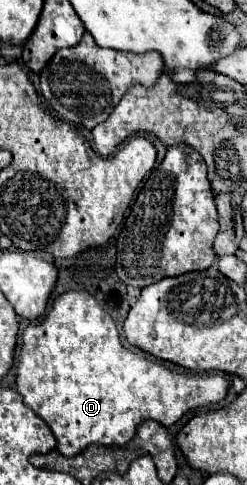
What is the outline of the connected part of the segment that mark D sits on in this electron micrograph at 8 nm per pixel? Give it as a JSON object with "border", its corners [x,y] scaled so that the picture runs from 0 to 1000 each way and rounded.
{"border":[[[275,600],[219,616],[202,649],[97,678],[65,798],[97,831],[211,885],[235,930],[267,942],[308,942],[308,934],[332,934],[356,918],[518,913],[543,901],[543,880],[583,868],[615,864],[656,876],[696,876],[769,843],[883,831],[915,819],[923,786],[883,769],[769,769],[672,757],[648,744],[591,740],[510,720],[486,703],[470,666],[405,625],[356,600]]]}

